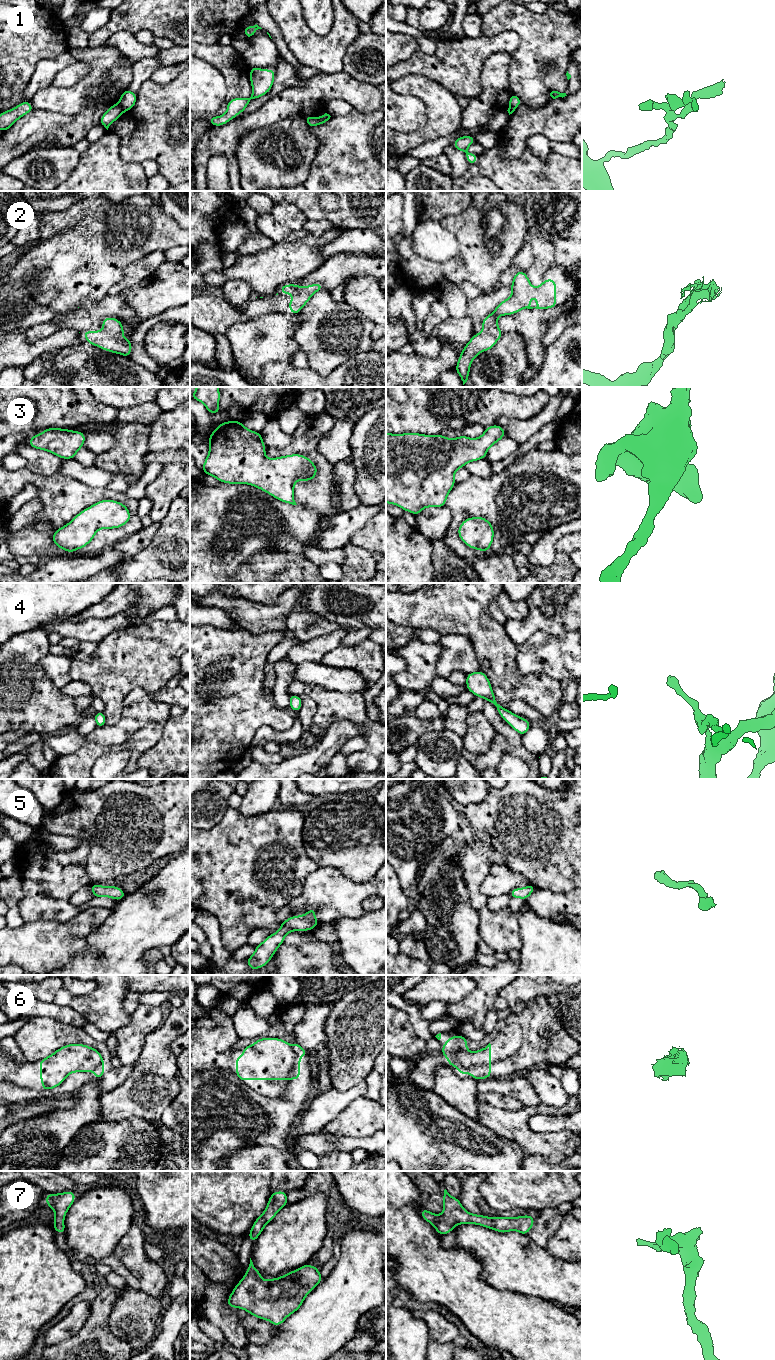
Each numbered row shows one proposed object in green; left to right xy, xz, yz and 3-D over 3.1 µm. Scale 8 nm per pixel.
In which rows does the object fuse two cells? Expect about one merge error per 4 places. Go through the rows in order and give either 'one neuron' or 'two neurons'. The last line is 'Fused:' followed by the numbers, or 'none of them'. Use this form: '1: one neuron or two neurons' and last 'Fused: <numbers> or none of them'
1: two neurons
2: one neuron
3: one neuron
4: one neuron
5: one neuron
6: two neurons
7: one neuron
Fused: 1, 6

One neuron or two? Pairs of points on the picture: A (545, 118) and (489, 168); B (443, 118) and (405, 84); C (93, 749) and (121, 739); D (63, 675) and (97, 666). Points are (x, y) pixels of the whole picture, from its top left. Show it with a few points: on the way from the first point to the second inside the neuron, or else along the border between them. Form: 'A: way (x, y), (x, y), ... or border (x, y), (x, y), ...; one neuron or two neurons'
A: border (499, 138), (503, 157), (516, 158), (525, 150); two neurons
B: way (438, 107), (416, 85); one neuron
C: border (79, 747), (85, 743), (97, 742), (106, 748); two neurons
D: border (72, 660), (70, 668), (71, 679); two neurons

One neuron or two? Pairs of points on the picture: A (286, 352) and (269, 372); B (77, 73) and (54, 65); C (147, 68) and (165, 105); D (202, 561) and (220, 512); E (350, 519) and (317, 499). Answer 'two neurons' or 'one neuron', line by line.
A: two neurons
B: two neurons
C: two neurons
D: one neuron
E: two neurons

